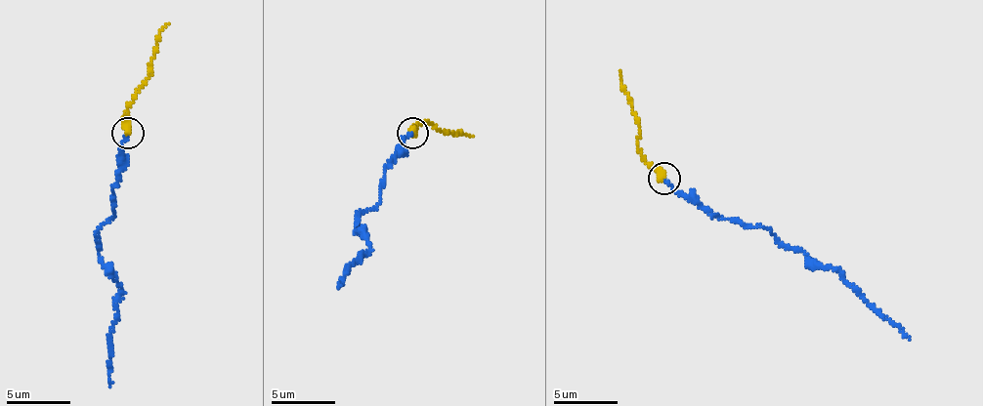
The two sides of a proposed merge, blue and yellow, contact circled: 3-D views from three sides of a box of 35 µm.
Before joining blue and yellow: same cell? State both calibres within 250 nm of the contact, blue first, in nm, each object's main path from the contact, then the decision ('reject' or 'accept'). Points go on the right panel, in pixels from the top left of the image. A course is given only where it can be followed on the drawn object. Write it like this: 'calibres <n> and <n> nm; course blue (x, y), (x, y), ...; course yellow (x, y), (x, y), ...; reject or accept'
calibres 170 and 440 nm; course blue (664, 178), (714, 215), (760, 226), (782, 242), (836, 270), (909, 340); course yellow (664, 178), (652, 167), (637, 145), (639, 127), (620, 70); reject

